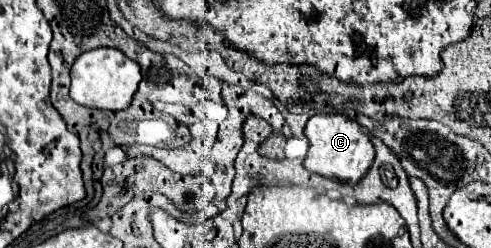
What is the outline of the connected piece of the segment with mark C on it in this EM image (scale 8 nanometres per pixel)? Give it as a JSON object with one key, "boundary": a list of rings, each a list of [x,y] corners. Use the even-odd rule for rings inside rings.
{"boundary":[[[313,115],[305,125],[305,137],[309,139],[309,153],[303,167],[321,177],[329,177],[343,183],[357,183],[369,171],[375,149],[367,135],[359,131],[359,123],[345,115]]]}

